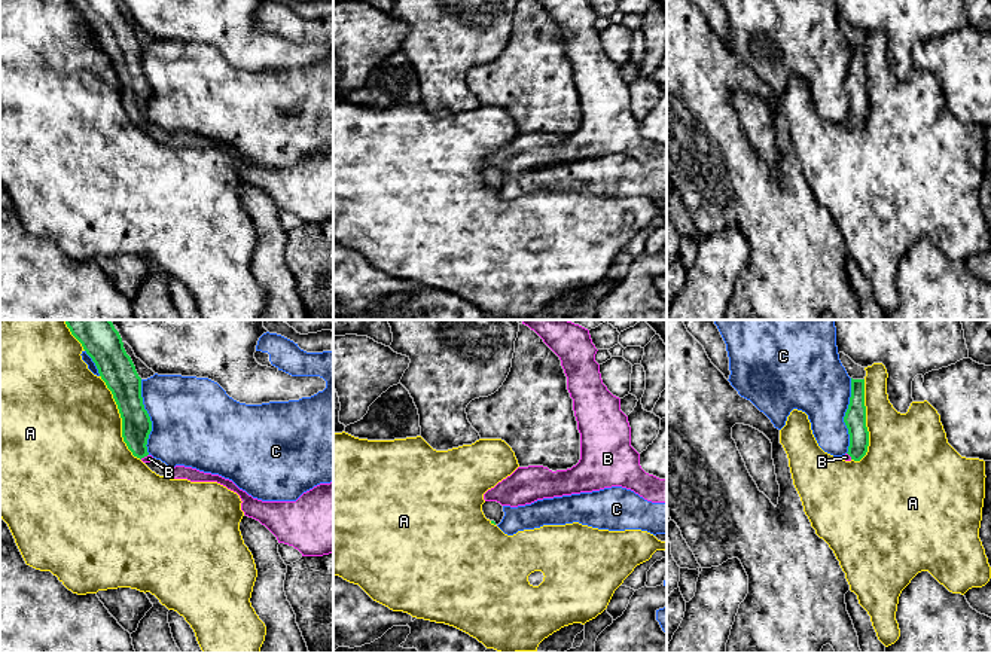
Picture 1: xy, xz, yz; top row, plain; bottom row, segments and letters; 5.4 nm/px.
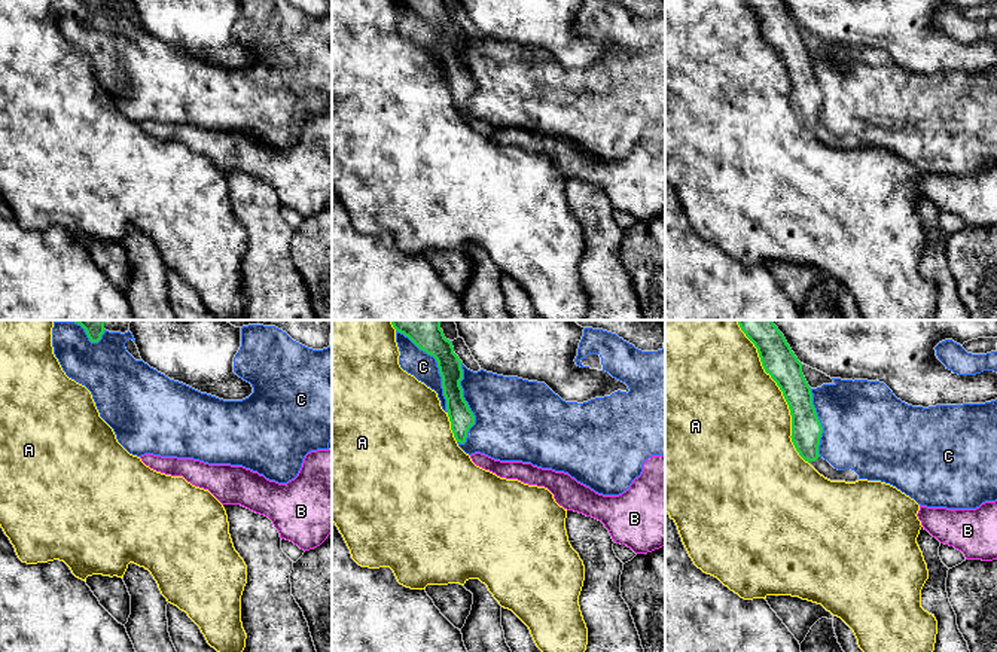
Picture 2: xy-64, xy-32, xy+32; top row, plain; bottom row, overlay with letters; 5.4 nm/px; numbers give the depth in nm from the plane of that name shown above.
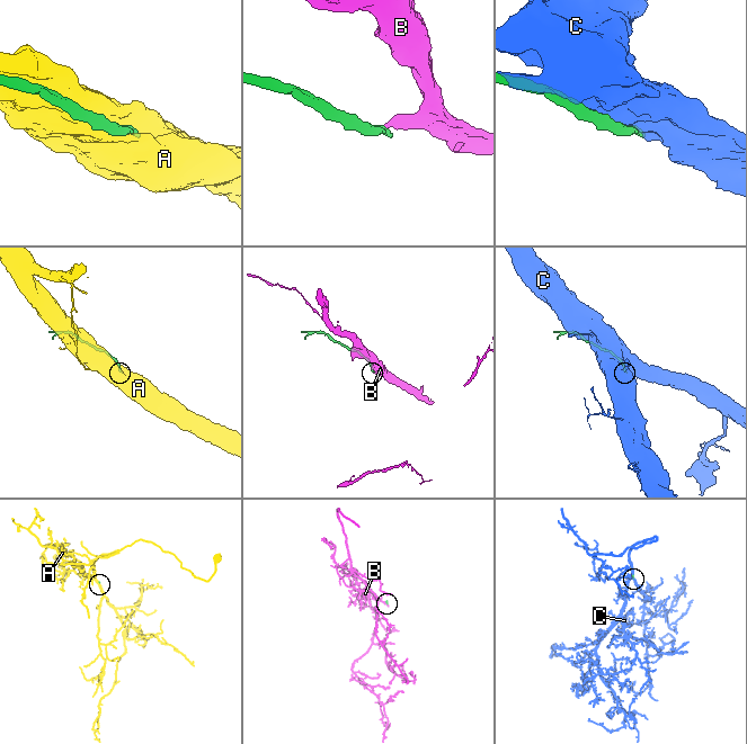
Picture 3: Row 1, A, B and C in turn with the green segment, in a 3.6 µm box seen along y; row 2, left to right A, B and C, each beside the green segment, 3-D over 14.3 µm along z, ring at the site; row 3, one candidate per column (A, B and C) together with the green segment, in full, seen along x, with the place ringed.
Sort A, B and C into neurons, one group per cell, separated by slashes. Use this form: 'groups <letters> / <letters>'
groups A / B / C

